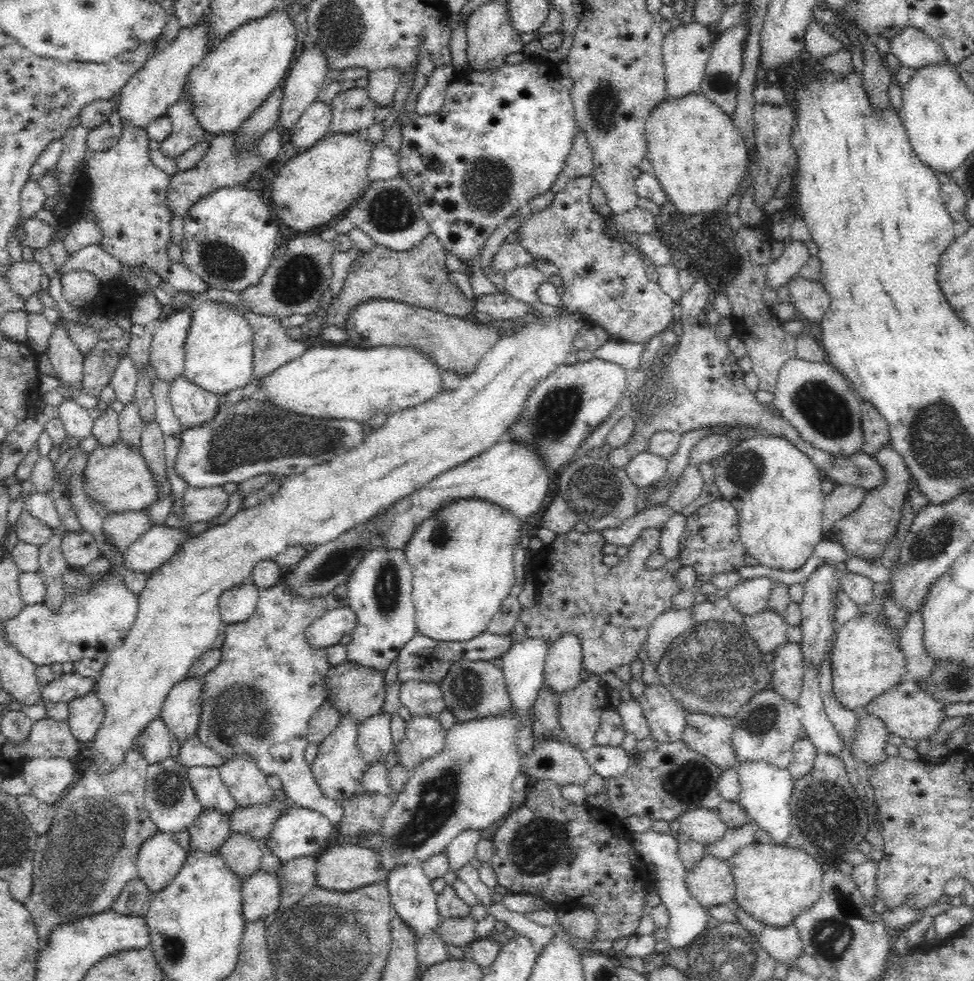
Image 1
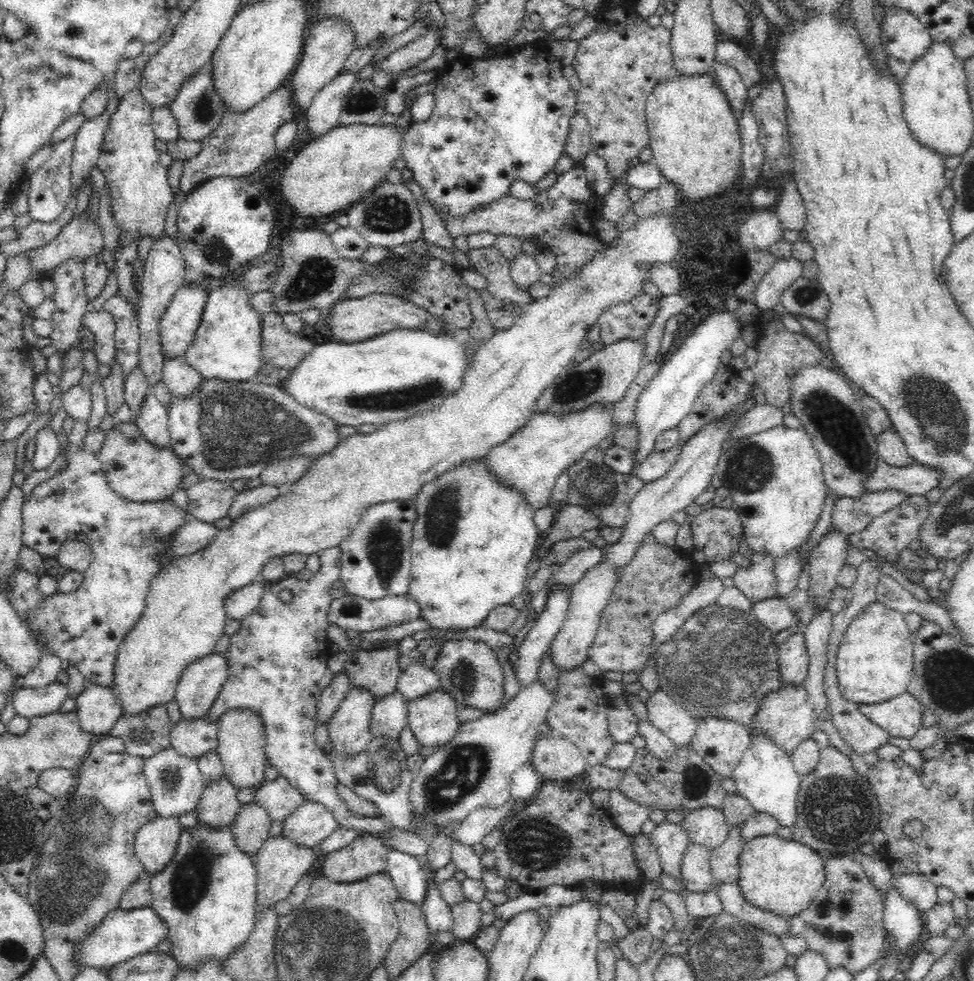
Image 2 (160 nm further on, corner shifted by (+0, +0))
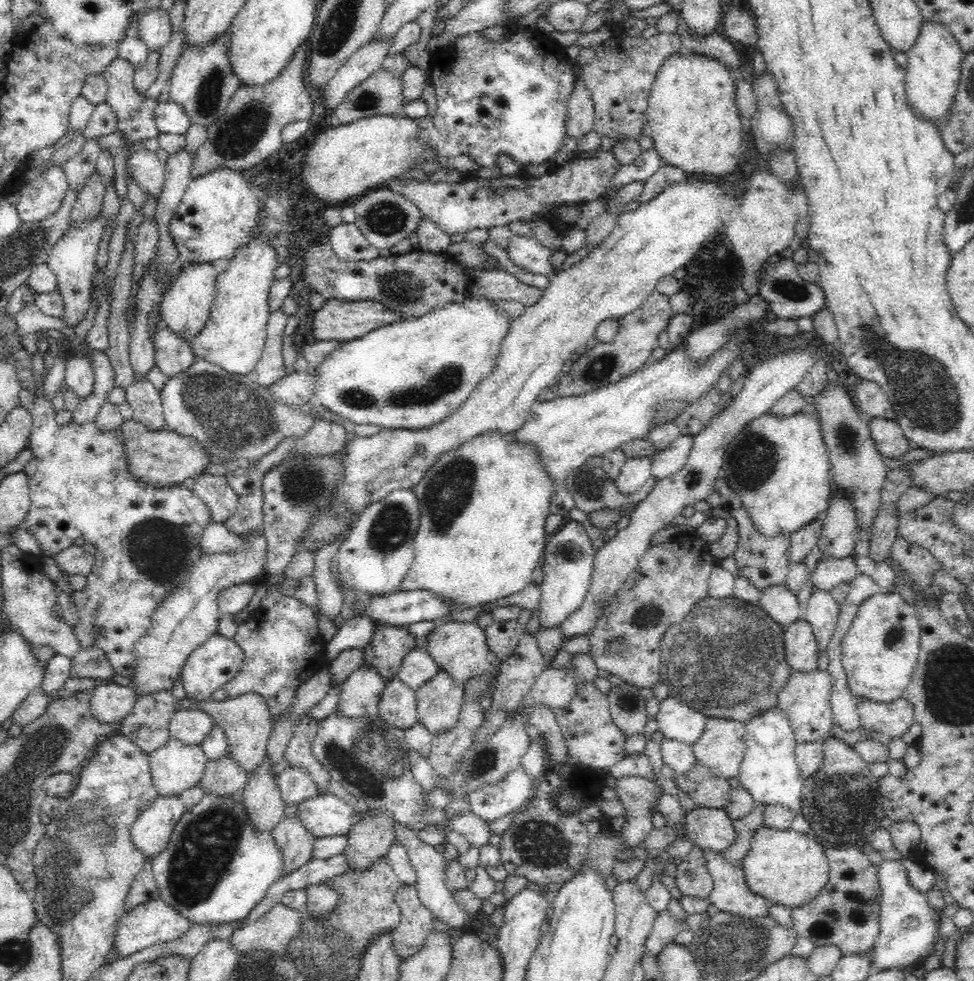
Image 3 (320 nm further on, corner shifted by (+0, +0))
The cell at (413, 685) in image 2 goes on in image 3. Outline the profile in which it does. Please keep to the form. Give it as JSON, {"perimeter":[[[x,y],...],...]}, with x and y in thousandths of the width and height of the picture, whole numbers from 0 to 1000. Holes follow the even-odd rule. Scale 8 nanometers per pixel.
{"perimeter":[[[426,659],[413,671],[413,677],[405,689],[423,703],[429,703],[437,693],[441,693],[451,682],[450,676],[436,660]]]}

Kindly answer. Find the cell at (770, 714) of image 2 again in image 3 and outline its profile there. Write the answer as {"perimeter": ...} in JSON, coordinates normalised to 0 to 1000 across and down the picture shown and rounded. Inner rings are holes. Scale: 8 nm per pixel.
{"perimeter":[[[838,681],[834,685],[814,683],[809,695],[799,706],[798,721],[808,728],[819,757],[844,755],[857,741],[853,723],[854,698],[852,686],[848,682]]]}

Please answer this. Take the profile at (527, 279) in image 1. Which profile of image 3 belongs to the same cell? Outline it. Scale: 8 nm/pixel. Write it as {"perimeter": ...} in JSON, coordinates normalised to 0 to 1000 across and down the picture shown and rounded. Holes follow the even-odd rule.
{"perimeter":[[[526,238],[523,251],[517,256],[530,271],[548,279],[567,283],[570,275],[566,269],[567,256],[556,252],[544,241]]]}

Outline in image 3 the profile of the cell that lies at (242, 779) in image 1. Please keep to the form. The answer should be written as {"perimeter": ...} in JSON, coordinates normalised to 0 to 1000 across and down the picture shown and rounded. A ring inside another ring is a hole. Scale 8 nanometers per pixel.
{"perimeter":[[[251,705],[242,712],[230,715],[220,713],[200,714],[193,712],[181,714],[183,723],[205,723],[211,725],[220,736],[230,745],[234,757],[234,767],[239,774],[254,787],[255,791],[263,785],[263,781],[271,775],[274,769],[274,756],[277,753],[280,737],[274,716],[262,705]]]}

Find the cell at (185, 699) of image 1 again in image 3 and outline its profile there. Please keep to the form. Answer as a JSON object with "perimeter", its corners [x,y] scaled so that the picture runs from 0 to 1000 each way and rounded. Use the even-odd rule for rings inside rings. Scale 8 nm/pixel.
{"perimeter":[[[224,644],[216,646],[201,663],[197,663],[191,671],[186,691],[189,697],[193,712],[200,714],[216,713],[216,707],[224,703],[228,697],[232,697],[237,691],[240,691],[247,682],[251,666],[247,659],[239,650],[228,648]]]}

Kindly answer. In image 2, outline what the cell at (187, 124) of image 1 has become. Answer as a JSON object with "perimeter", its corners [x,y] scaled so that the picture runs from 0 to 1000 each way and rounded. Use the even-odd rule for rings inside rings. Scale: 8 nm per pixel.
{"perimeter":[[[216,65],[199,73],[187,84],[181,100],[175,104],[174,108],[179,121],[183,123],[184,140],[189,143],[206,144],[226,126],[229,117],[234,113],[234,107],[228,103],[221,89]]]}

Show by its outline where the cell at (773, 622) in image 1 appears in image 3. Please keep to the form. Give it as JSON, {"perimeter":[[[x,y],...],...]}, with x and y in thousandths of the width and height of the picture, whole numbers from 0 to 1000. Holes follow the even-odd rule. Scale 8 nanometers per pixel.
{"perimeter":[[[796,596],[781,602],[779,618],[805,640],[813,634],[825,630],[818,606],[805,596]]]}

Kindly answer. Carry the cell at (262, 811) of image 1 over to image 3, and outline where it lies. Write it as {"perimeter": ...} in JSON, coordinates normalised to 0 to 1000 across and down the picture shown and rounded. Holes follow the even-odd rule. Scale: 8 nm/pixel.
{"perimeter":[[[295,782],[284,789],[283,799],[294,820],[306,820],[328,809],[324,798],[313,783]]]}

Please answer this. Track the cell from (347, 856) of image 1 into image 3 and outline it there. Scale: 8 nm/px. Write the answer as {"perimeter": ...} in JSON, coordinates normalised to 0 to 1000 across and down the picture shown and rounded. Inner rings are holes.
{"perimeter":[[[380,824],[376,828],[367,830],[364,839],[356,848],[356,863],[352,869],[357,876],[358,883],[361,887],[376,887],[382,879],[386,879],[388,875],[396,873],[398,866],[406,856],[406,840],[409,839],[397,826],[389,824]]]}

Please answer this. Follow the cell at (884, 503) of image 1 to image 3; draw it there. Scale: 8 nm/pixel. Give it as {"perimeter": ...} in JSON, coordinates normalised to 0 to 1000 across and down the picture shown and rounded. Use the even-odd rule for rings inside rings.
{"perimeter":[[[897,424],[890,431],[893,445],[905,464],[924,467],[935,457],[933,449],[919,427]]]}

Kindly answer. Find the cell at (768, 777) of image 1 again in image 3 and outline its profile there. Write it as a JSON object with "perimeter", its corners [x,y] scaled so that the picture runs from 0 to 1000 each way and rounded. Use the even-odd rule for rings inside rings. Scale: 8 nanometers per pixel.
{"perimeter":[[[797,720],[778,726],[764,738],[767,761],[759,783],[761,801],[772,808],[776,819],[801,819],[821,829],[828,792],[823,791],[816,774],[815,764],[819,756],[808,728]]]}

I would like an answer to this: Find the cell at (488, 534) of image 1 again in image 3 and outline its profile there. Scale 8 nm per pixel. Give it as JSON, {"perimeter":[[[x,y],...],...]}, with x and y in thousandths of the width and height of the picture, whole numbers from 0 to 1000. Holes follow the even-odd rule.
{"perimeter":[[[501,438],[491,444],[485,446],[483,450],[474,451],[470,458],[465,458],[456,461],[451,469],[438,479],[435,486],[424,497],[431,515],[431,537],[425,546],[425,571],[421,576],[421,581],[415,587],[408,603],[415,603],[421,601],[437,601],[441,604],[448,604],[456,611],[460,611],[462,615],[469,622],[476,622],[485,618],[491,618],[504,613],[509,613],[514,609],[520,609],[533,602],[538,601],[540,597],[546,594],[546,585],[548,579],[554,575],[554,572],[560,562],[560,557],[564,545],[560,540],[560,533],[565,523],[565,512],[567,506],[571,504],[571,494],[569,488],[561,482],[556,468],[554,468],[554,461],[548,454],[540,454],[539,451],[534,451],[529,446],[529,441],[517,442],[510,438]]]}

